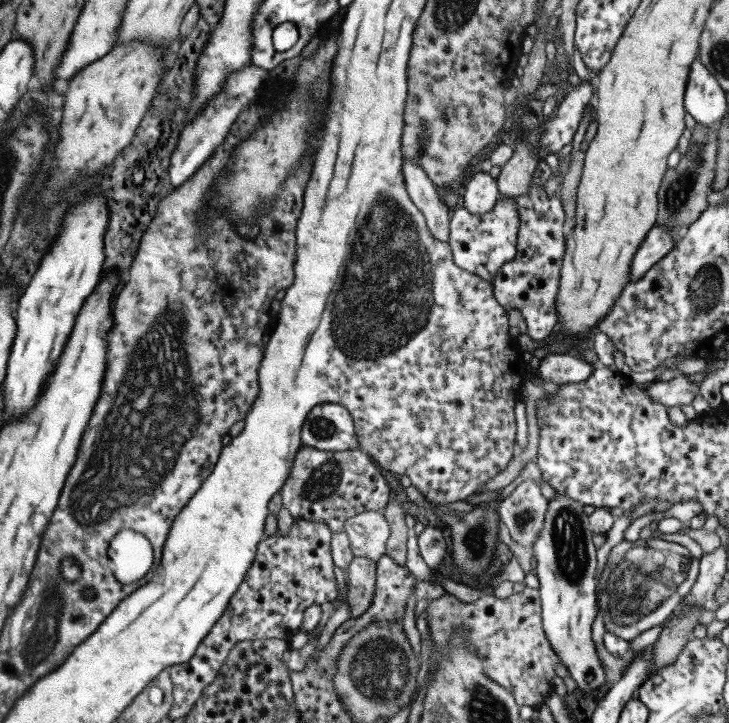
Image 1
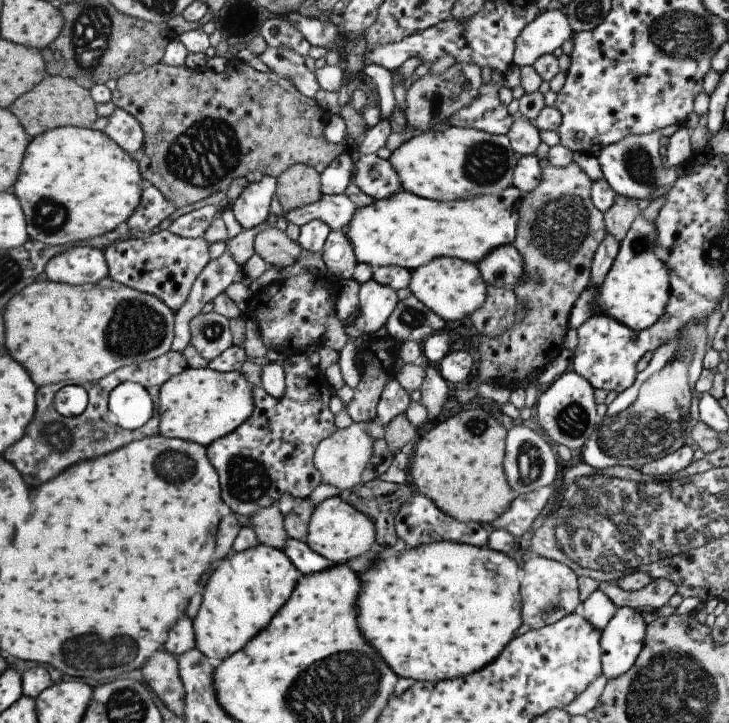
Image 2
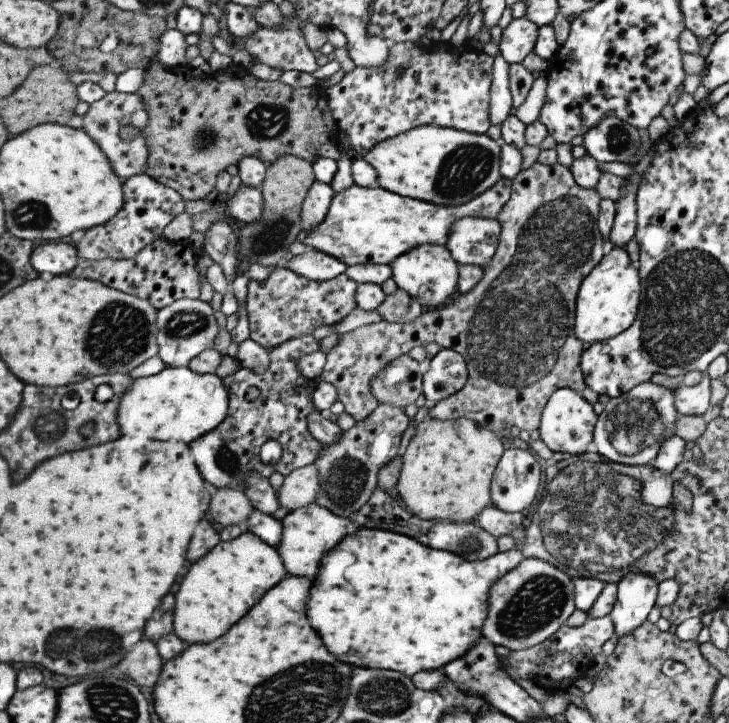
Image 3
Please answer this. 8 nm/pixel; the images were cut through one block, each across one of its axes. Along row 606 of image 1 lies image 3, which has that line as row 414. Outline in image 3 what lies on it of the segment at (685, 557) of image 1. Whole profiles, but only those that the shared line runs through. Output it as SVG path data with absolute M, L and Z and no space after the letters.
M647 381L633 386L631 390L627 390L627 392L620 394L618 397L609 399L603 405L601 414L597 415L592 432L592 441L597 447L599 459L611 461L616 467L650 463L652 458L655 457L660 444L667 437L675 435L673 424L677 412L673 406L673 391Z

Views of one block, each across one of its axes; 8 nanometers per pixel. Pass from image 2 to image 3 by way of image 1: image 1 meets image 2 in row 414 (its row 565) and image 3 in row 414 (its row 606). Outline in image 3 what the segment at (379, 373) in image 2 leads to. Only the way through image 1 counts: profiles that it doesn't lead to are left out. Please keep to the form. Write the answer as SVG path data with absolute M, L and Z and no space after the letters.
M535 161L527 169L520 170L511 181L509 198L505 201L505 204L503 204L495 218L500 224L500 233L495 252L489 259L489 262L481 268L481 278L475 283L475 286L471 288L471 290L458 295L455 300L451 300L451 302L447 302L447 304L421 311L419 316L416 316L406 323L379 321L376 323L369 323L368 325L361 325L354 328L352 331L341 333L338 336L337 343L328 352L324 353L324 365L318 380L329 382L329 384L335 388L338 396L336 400L339 400L339 402L343 404L344 411L349 414L353 420L362 421L363 418L378 405L378 402L373 398L370 391L371 378L373 378L390 360L397 358L399 355L407 355L414 346L422 346L425 348L429 343L433 343L441 349L451 349L459 353L460 357L465 361L467 371L466 381L461 390L436 402L427 410L427 416L432 419L455 420L458 418L468 418L475 421L478 425L488 428L496 435L499 435L503 428L509 429L510 426L517 426L519 430L531 432L531 430L538 428L541 411L547 399L555 390L567 387L580 394L583 388L585 388L583 373L579 368L579 359L583 349L585 349L585 344L574 335L574 304L581 280L589 274L589 271L603 256L603 246L601 244L603 244L604 240L598 229L598 206L601 198L594 188L586 189L580 187L573 180L570 170L559 163L545 166Z

